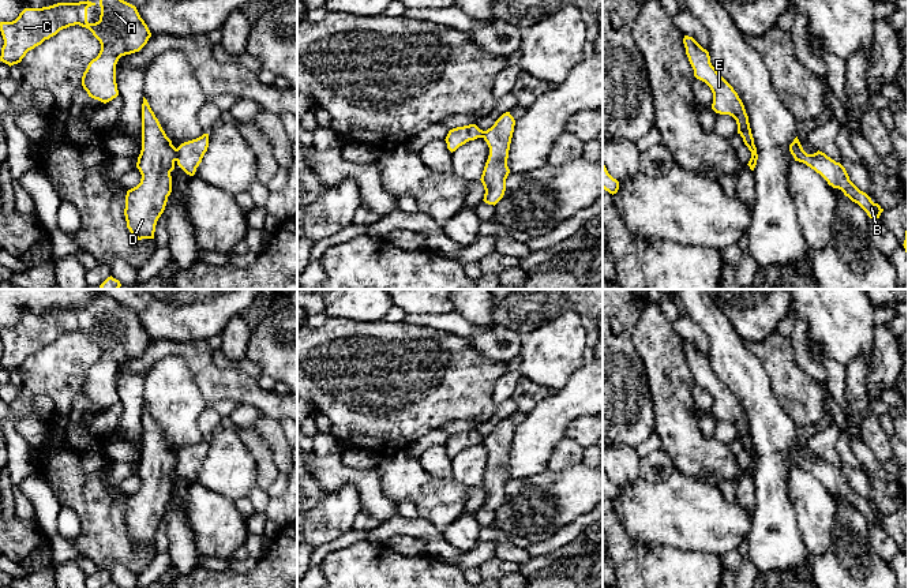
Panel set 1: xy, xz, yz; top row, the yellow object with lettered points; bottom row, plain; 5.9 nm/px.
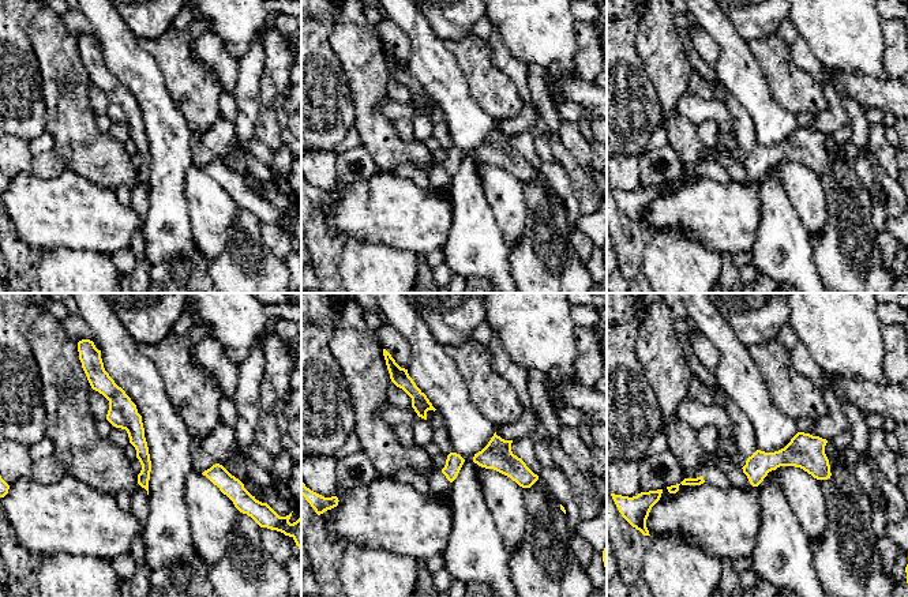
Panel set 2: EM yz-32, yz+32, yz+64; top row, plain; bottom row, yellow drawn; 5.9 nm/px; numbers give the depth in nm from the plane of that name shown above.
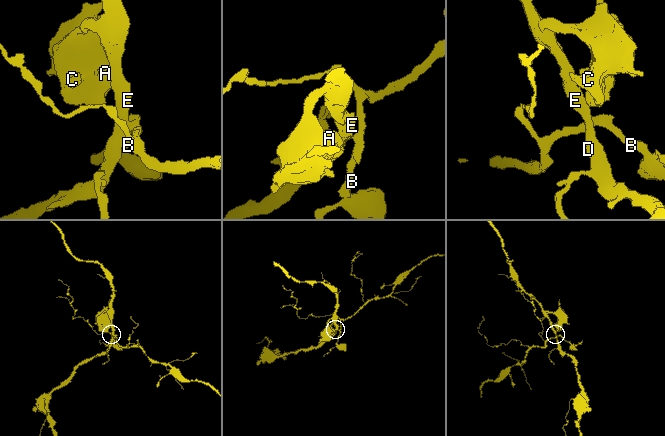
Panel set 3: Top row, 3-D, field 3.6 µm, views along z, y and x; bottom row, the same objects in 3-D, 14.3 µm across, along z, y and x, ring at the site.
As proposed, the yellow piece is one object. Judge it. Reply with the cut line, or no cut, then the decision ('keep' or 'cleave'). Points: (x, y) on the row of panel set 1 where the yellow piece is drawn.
xy (177, 149), (175, 160) | cleave

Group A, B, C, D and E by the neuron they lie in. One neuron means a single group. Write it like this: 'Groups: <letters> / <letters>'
Groups: A C D E / B

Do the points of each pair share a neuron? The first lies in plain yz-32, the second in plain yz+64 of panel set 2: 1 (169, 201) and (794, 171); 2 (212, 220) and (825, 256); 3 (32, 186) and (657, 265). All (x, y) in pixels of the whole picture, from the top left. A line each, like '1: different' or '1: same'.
1: different
2: different
3: different

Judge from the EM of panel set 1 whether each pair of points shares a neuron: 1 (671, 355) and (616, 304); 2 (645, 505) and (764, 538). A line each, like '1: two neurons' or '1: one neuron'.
1: two neurons
2: two neurons

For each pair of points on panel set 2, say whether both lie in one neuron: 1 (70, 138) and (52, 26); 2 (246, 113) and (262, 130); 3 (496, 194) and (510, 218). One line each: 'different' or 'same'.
1: same
2: different
3: same

